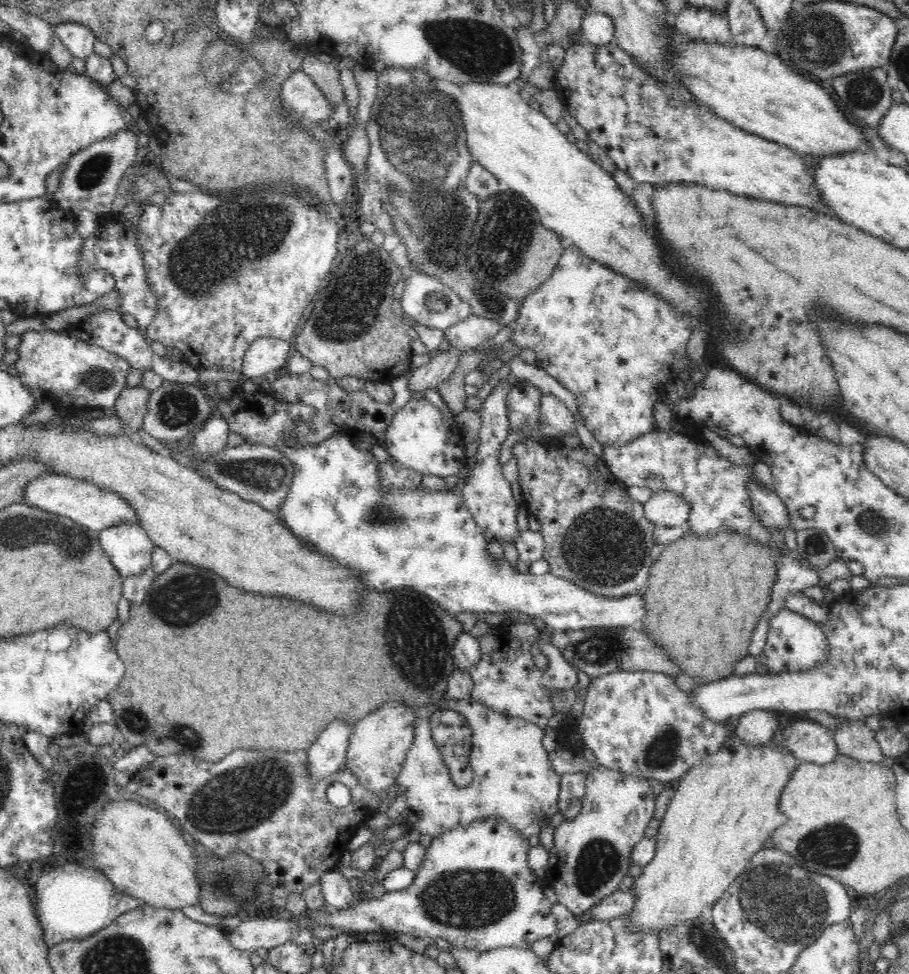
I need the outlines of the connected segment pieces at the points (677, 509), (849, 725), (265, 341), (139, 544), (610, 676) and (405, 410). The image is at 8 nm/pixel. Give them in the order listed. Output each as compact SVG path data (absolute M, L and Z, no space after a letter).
M654 492L643 504L645 517L656 526L682 527L689 522L690 505L675 492Z
M839 718L841 727L834 731L835 743L840 753L866 762L882 762L883 752L875 739L875 731L860 719Z
M258 338L246 352L242 376L260 382L264 375L286 364L290 357L290 342L278 338Z
M116 524L99 532L105 555L125 579L150 567L155 544L148 533L137 524Z
M616 671L592 679L587 688L582 719L579 721L577 728L581 734L584 746L592 750L597 758L598 764L602 765L604 768L619 770L624 774L641 776L646 779L656 779L657 781L668 785L670 781L676 781L684 776L684 774L686 774L692 767L695 767L699 760L702 760L704 756L708 756L708 754L713 754L720 750L720 747L727 740L726 736L728 736L728 728L724 725L724 722L710 720L703 712L701 712L701 710L699 710L699 708L693 706L693 702L691 702L691 693L680 690L675 685L673 678L674 676L664 674L663 672Z
M424 397L420 399L411 398L404 407L395 410L393 419L386 429L385 449L390 453L390 457L398 461L406 468L413 468L418 472L446 478L446 476L460 475L460 472L466 465L465 443L461 437L457 424L454 425L452 420L444 417L438 410L438 407L432 405Z

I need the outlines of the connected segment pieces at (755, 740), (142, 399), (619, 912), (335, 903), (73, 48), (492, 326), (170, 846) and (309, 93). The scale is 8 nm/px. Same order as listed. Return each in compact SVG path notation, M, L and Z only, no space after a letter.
M752 710L739 717L735 737L744 744L761 746L778 730L778 719L770 710Z
M142 386L127 387L117 398L113 409L109 411L121 418L124 435L132 435L143 428L143 418L147 411L150 392Z
M631 890L616 891L605 896L594 908L586 911L588 923L603 922L620 916L628 915L635 903L635 896Z
M336 867L325 873L319 881L327 908L336 911L346 910L352 906L352 889L340 868Z
M60 23L55 29L55 36L76 58L88 58L94 53L95 34L78 23Z
M472 314L466 321L454 324L444 331L444 339L448 341L450 348L466 349L474 351L475 347L480 347L494 338L504 328L495 321L490 321Z
M134 798L130 801L113 801L105 805L102 817L94 828L94 856L92 862L102 870L118 891L133 896L154 908L180 909L200 904L197 860L184 836L175 828L168 815L158 813L153 805Z
M301 68L282 83L281 98L298 117L308 122L326 120L334 114L329 100Z

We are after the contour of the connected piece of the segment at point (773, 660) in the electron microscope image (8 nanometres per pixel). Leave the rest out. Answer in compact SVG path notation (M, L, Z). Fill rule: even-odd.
M782 608L780 612L776 612L776 616L770 618L767 641L757 659L767 666L771 673L808 672L818 664L824 664L828 660L828 641L826 641L823 625L799 612Z

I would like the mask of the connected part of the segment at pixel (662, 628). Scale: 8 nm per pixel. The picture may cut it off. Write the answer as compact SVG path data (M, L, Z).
M724 530L724 532L718 532L711 537L702 537L695 534L693 531L688 531L686 535L678 538L676 542L668 544L650 567L645 587L646 592L644 592L643 596L646 612L644 618L641 620L641 628L645 628L647 635L656 644L659 644L664 652L669 654L669 658L680 667L681 672L691 676L693 680L710 683L730 677L738 662L749 654L749 646L754 629L759 623L763 612L767 609L768 603L772 597L772 588L774 588L774 581L777 577L779 560L786 555L787 552L788 550L780 538L774 538L771 544L758 544L757 540L751 540L751 538L747 538L747 536L742 536L739 532L735 532L735 530Z

